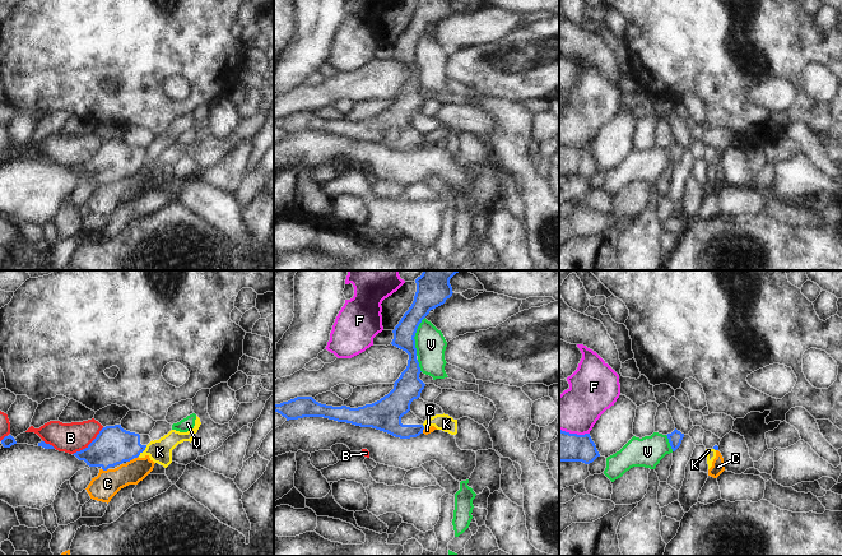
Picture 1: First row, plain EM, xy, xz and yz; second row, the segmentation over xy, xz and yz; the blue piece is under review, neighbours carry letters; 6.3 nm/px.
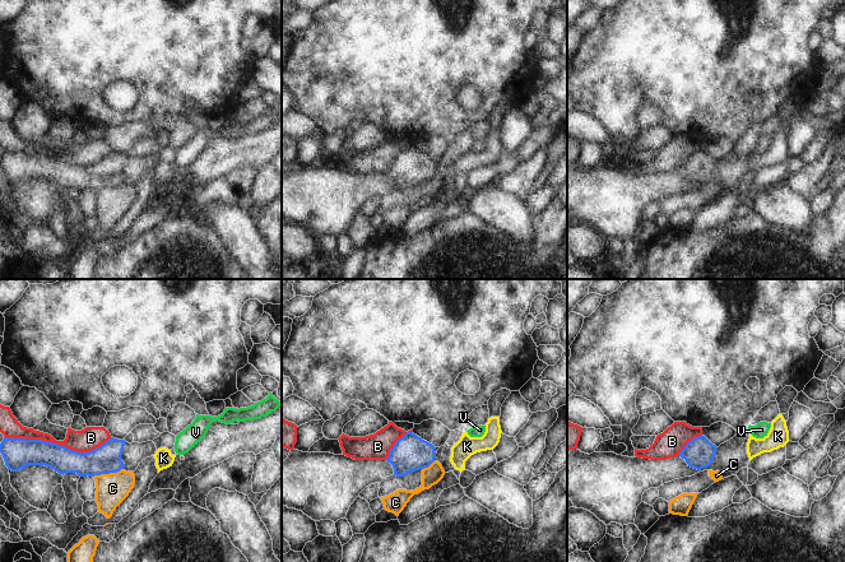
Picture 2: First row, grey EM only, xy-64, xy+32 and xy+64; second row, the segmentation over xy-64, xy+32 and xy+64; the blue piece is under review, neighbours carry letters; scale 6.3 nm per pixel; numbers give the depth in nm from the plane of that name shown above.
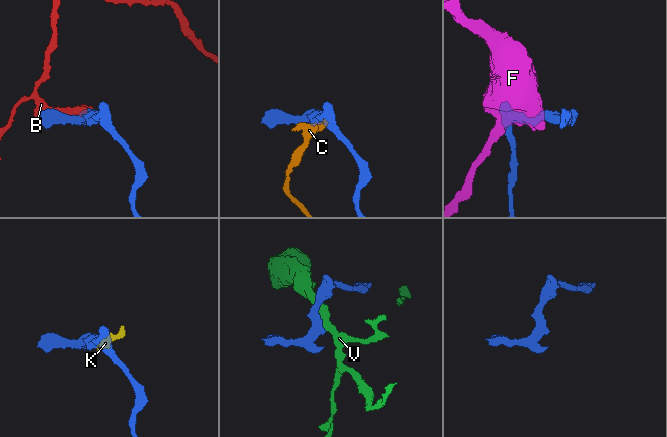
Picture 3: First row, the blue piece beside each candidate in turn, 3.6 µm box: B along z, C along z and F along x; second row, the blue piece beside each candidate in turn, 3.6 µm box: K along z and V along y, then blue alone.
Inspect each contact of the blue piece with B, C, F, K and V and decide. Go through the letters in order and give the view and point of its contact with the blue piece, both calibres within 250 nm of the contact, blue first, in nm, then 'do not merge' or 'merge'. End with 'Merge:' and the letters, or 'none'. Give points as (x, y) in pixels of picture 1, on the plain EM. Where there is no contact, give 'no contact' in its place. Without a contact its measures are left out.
B: contact xy (89, 158); calibres 240 and 190 nm; do not merge
C: contact xy (130, 174); calibres 240 and 170 nm; do not merge
F: contact yz (575, 148); calibres 190 and 280 nm; do not merge
K: contact xy (143, 165); calibres 240 and 150 nm; do not merge
V: contact xz (414, 50); calibres 150 and 190 nm; do not merge
Merge: none

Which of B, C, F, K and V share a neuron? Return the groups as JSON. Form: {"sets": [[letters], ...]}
{"sets": [["B"], ["C", "K"], ["F"], ["V"]]}

